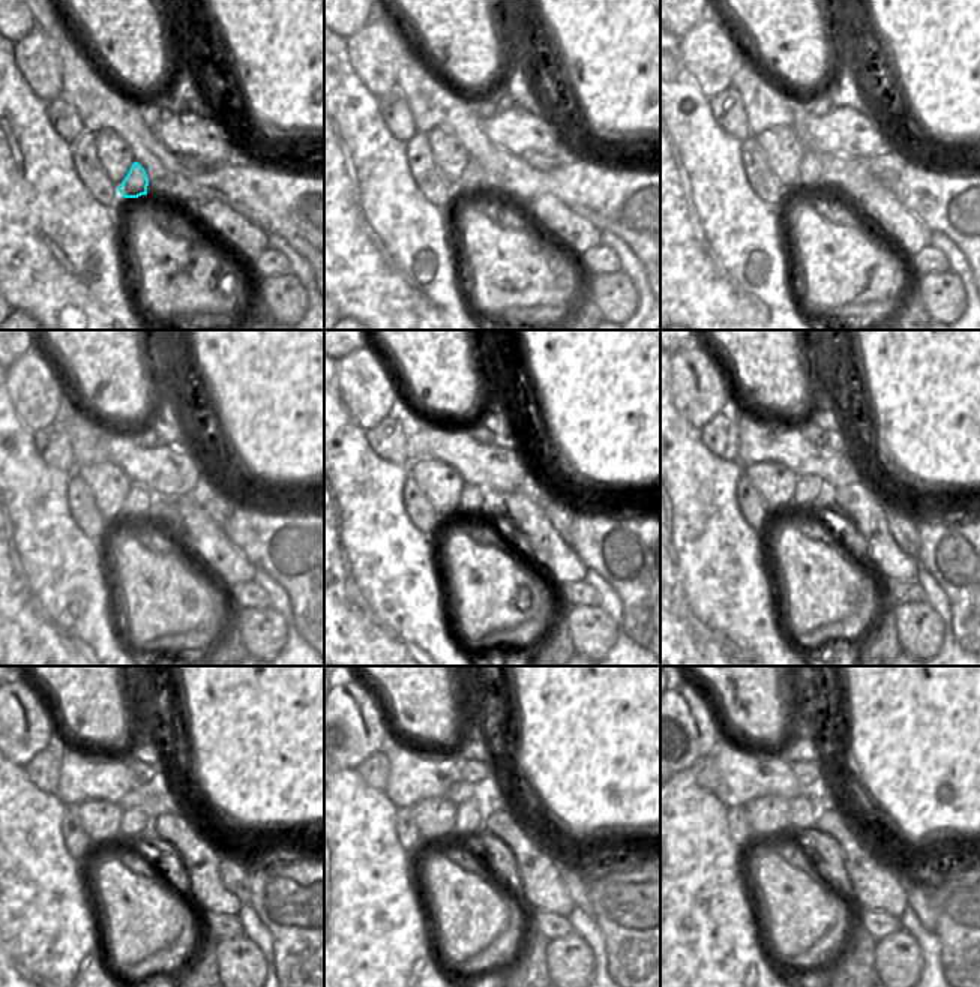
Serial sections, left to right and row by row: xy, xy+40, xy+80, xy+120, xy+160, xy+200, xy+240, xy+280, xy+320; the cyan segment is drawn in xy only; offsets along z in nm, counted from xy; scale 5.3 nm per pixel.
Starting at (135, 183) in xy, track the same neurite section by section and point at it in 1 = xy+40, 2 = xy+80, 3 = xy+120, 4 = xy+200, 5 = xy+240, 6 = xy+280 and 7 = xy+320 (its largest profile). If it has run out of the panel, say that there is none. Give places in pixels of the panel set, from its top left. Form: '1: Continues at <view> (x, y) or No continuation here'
1: Continues at xy+40 (473, 177)
2: Continues at xy+80 (809, 177)
3: Continues at xy+120 (140, 503)
4: Continues at xy+200 (811, 491)
5: Continues at xy+240 (135, 825)
6: Continues at xy+280 (470, 818)
7: Continues at xy+320 (805, 809)

